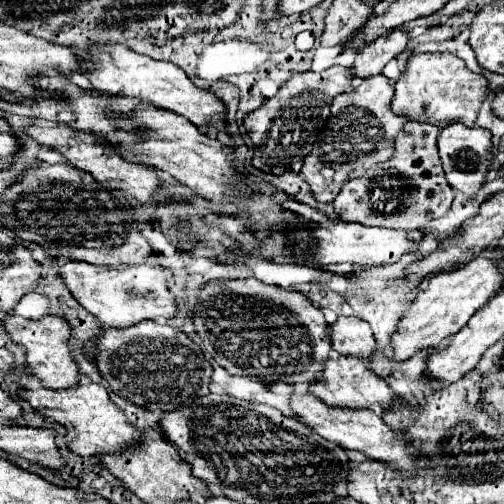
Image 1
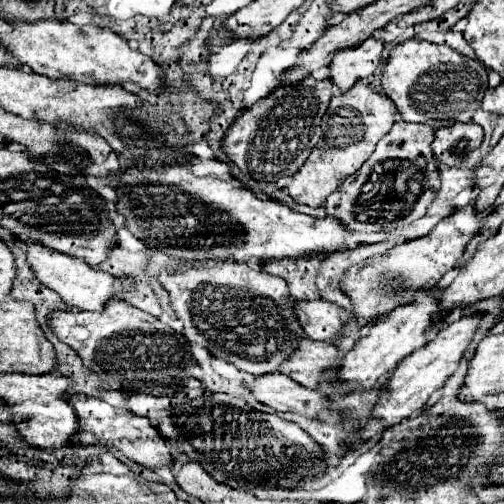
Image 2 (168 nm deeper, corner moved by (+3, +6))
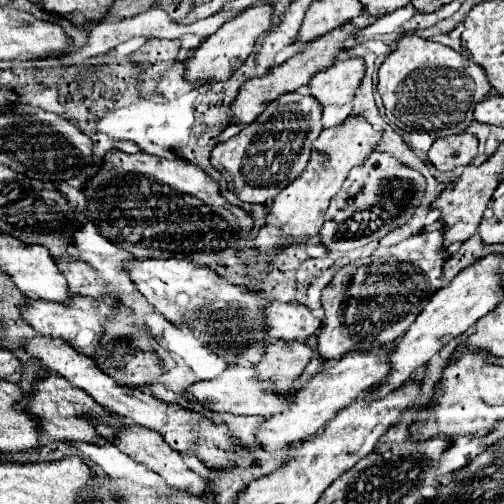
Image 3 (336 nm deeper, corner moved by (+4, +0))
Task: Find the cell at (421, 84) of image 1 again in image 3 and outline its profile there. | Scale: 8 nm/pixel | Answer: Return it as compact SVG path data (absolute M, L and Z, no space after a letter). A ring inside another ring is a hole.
M404 35L398 47L386 57L386 61L378 69L378 93L384 101L386 117L392 125L402 131L424 131L438 139L466 131L466 127L474 119L474 105L490 93L490 81L482 67L472 63L466 55L460 55L446 45L422 39L418 35Z

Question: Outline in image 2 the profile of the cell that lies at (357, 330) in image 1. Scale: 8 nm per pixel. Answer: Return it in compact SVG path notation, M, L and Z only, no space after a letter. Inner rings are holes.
M297 301L295 303L297 321L309 339L333 341L341 331L341 309L329 301Z

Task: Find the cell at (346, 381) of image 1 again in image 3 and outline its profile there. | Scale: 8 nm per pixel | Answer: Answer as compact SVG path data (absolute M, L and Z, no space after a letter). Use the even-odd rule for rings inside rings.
M274 341L260 363L256 365L256 373L264 381L272 381L276 391L290 393L294 381L302 375L306 365L312 359L312 349L304 341Z

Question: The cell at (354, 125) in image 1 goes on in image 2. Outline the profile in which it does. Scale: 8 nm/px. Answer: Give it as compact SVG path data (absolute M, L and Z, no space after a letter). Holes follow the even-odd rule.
M357 81L347 93L335 95L321 121L323 137L319 147L311 151L309 159L293 175L293 181L287 187L293 201L309 207L325 205L325 199L339 187L339 183L353 175L371 157L377 141L393 127L395 113L397 109L393 101L387 95L375 93L365 81Z

